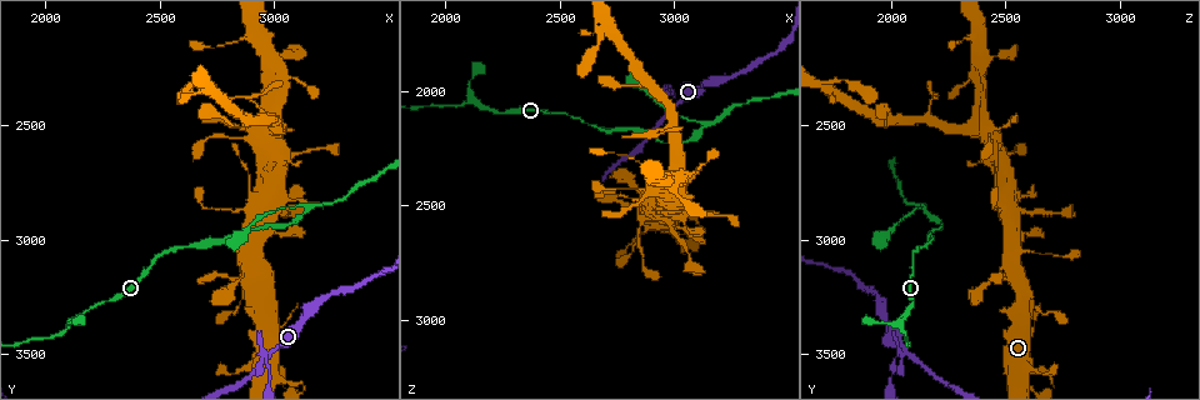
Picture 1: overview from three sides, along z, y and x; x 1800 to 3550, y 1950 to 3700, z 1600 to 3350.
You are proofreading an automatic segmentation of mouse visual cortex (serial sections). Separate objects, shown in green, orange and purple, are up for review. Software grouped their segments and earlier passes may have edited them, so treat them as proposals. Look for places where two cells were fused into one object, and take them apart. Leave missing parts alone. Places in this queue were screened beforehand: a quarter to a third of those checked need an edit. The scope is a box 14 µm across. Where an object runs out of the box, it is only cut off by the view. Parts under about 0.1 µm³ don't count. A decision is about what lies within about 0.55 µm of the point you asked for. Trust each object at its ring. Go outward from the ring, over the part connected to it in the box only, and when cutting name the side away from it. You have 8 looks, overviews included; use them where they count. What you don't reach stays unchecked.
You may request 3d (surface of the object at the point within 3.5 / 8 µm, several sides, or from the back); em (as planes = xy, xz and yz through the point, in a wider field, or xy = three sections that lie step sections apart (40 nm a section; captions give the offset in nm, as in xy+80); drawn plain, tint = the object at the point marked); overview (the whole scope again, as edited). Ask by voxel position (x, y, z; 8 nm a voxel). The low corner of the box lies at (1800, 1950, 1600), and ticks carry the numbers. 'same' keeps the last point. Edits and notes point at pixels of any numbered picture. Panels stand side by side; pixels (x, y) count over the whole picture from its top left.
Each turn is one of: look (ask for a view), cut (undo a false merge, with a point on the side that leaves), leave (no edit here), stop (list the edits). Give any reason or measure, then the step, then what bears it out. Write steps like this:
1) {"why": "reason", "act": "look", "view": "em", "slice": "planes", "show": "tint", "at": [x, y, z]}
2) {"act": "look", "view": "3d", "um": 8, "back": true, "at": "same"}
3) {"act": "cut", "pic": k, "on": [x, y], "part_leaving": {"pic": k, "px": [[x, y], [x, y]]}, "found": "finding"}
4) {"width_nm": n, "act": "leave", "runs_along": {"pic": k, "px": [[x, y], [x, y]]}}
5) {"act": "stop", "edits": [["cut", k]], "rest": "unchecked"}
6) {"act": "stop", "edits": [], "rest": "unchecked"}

{"why": "a fork", "act": "look", "view": "3d", "um": 3.5, "at": [2980, 3500, 2070]}

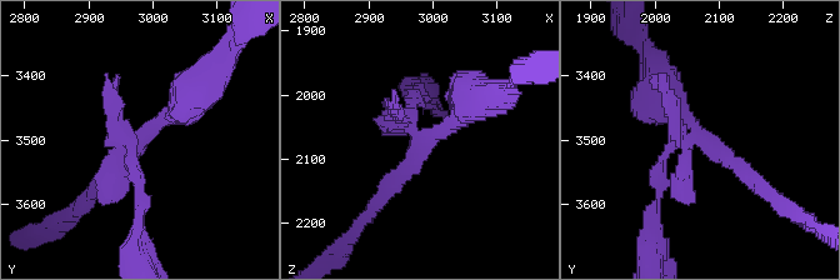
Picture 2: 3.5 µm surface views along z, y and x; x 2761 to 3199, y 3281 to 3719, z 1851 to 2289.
{"act": "look", "view": "em", "slice": "xy", "step": 5, "show": "tint", "at": [2985, 3495, 2070]}

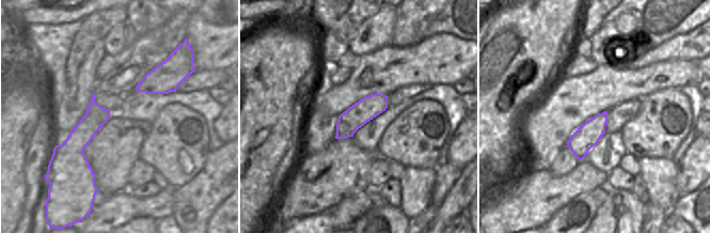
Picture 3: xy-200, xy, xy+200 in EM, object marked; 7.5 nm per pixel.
{"act": "cut", "pic": 2, "on": [115, 105], "part_leaving": {"pic": 2, "px": [[135, 136], [139, 240]]}, "found": "a second cell is stuck on"}

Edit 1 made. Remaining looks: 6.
{"why": "branch point", "act": "look", "view": "3d", "um": 8, "at": [3150, 2870, 2140]}

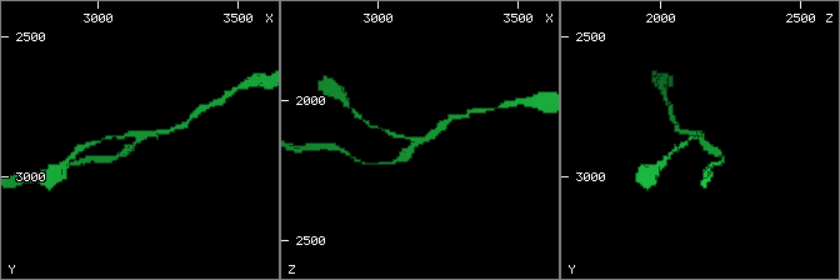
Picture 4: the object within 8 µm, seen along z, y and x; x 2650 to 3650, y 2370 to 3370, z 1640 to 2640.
{"act": "look", "view": "3d", "um": 3.5, "at": [3150, 2870, 2150]}

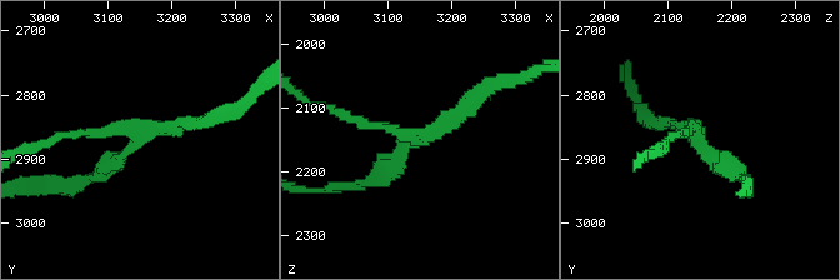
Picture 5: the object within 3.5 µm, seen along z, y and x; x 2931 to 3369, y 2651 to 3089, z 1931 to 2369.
{"arms": 3, "arm_widths_nm": [150, 150, 200], "act": "look", "view": "em", "slice": "xy", "step": 2, "show": "tint", "at": [3150, 2865, 2145]}

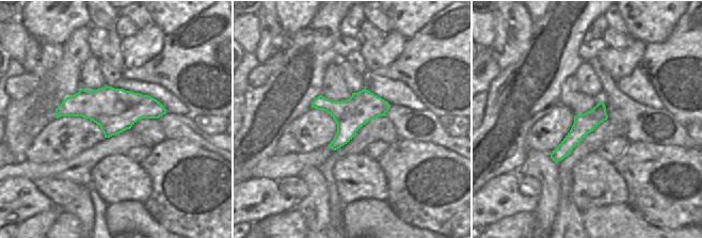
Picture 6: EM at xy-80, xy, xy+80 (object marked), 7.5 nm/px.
{"act": "leave", "runs_along": {"pic": 6, "px": [[601, 105], [600, 110], [555, 158]]}, "found": "one cell here"}

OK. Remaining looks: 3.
{"act": "look", "view": "3d", "um": 8, "at": [2110, 3360, 2040]}

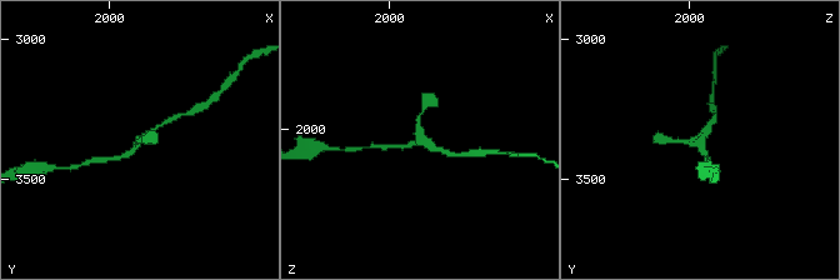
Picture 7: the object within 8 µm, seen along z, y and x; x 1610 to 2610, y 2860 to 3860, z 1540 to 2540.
{"why": "zoom in", "act": "look", "view": "3d", "um": 3.5, "back": true, "at": [2110, 3370, 2040]}

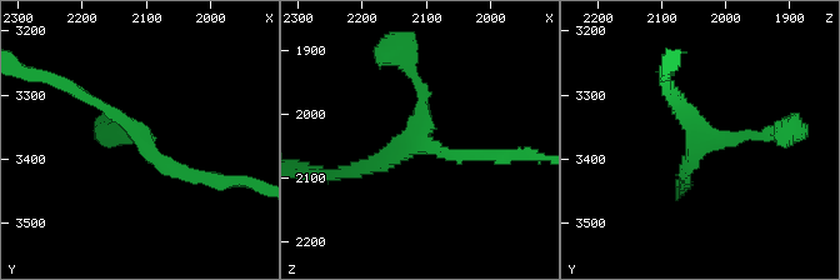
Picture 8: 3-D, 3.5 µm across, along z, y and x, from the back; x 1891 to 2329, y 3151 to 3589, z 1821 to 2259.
{"why": "now the EM", "act": "look", "view": "em", "slice": "xy", "step": 3, "show": "tint", "at": [2110, 3360, 2050]}

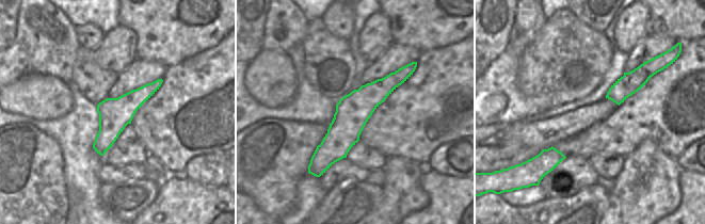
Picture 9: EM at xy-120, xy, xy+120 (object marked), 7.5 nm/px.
{"act": "leave", "runs_along": {"pic": 8, "px": [[355, 170], [420, 144], [424, 109], [409, 68]]}, "found": "one cell here"}

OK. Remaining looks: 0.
{"act": "stop", "edits": [["cut", 2]], "rest": "unchecked"}

